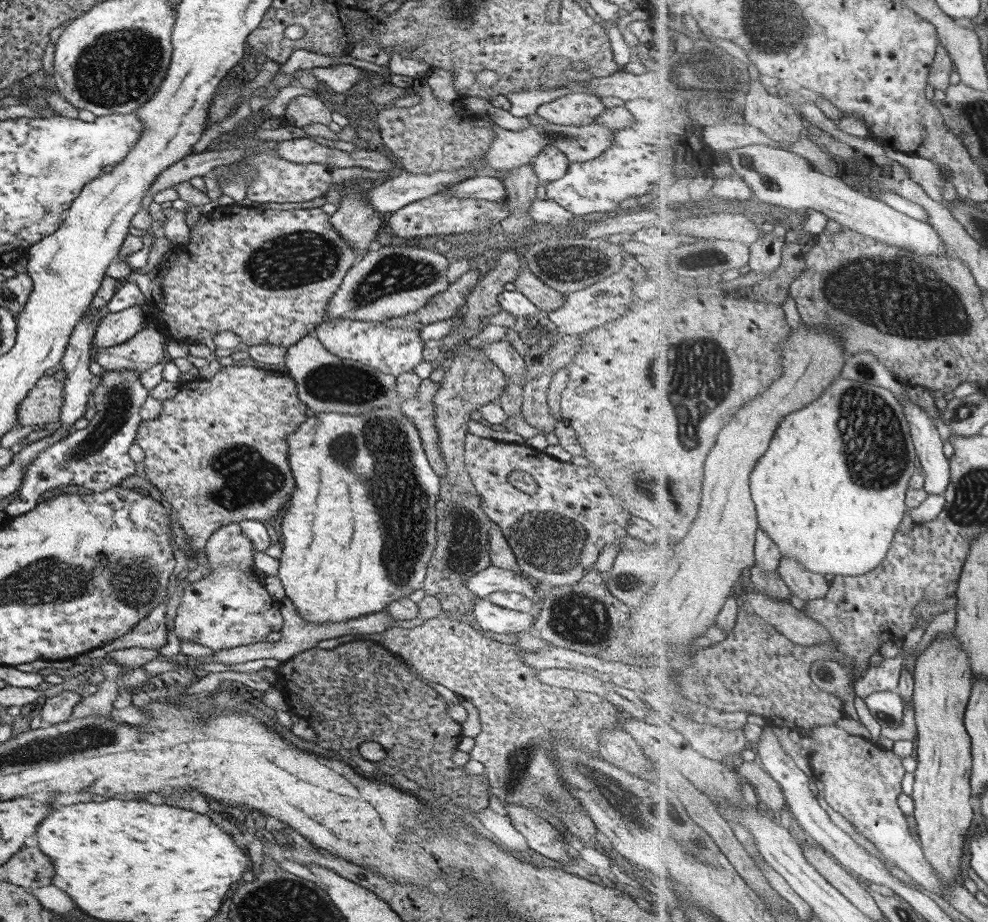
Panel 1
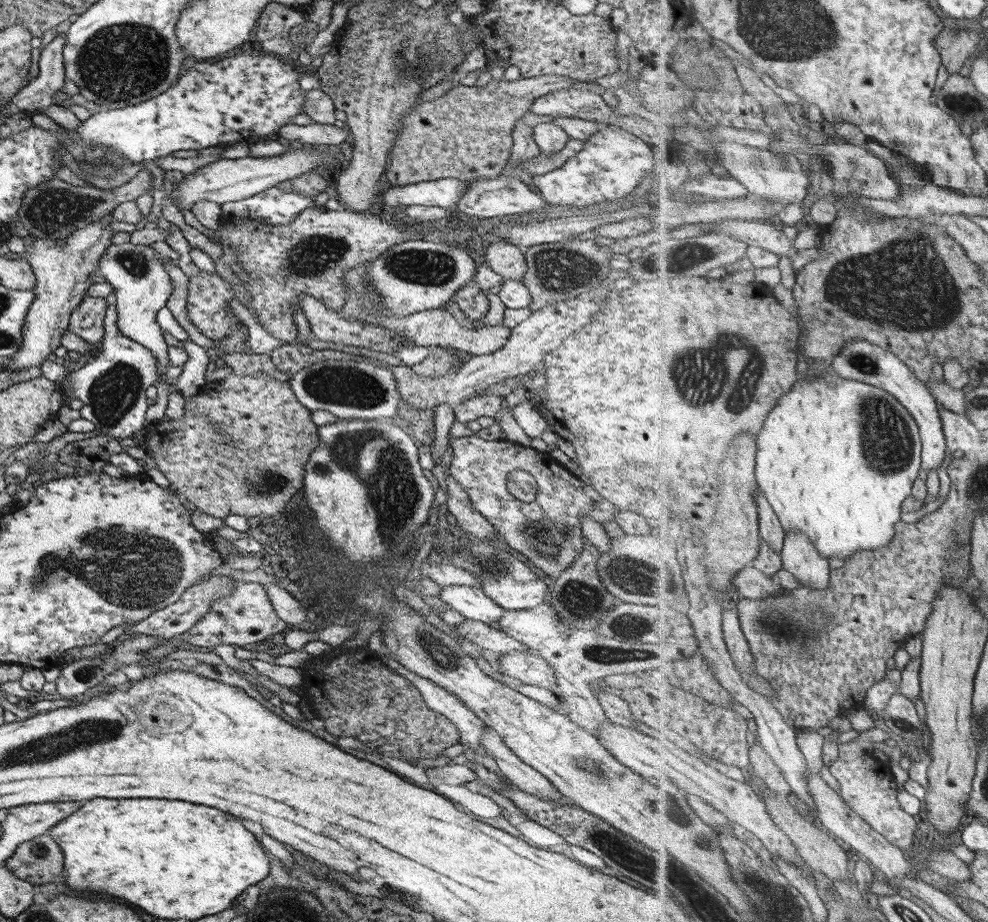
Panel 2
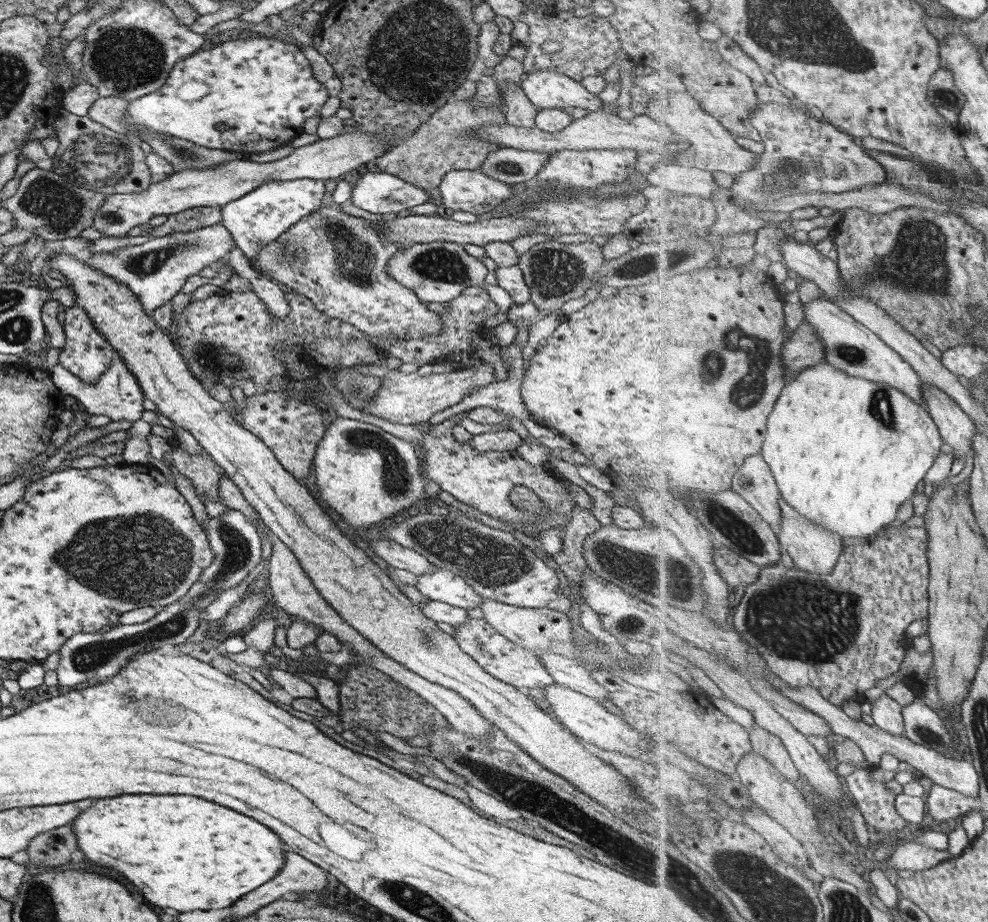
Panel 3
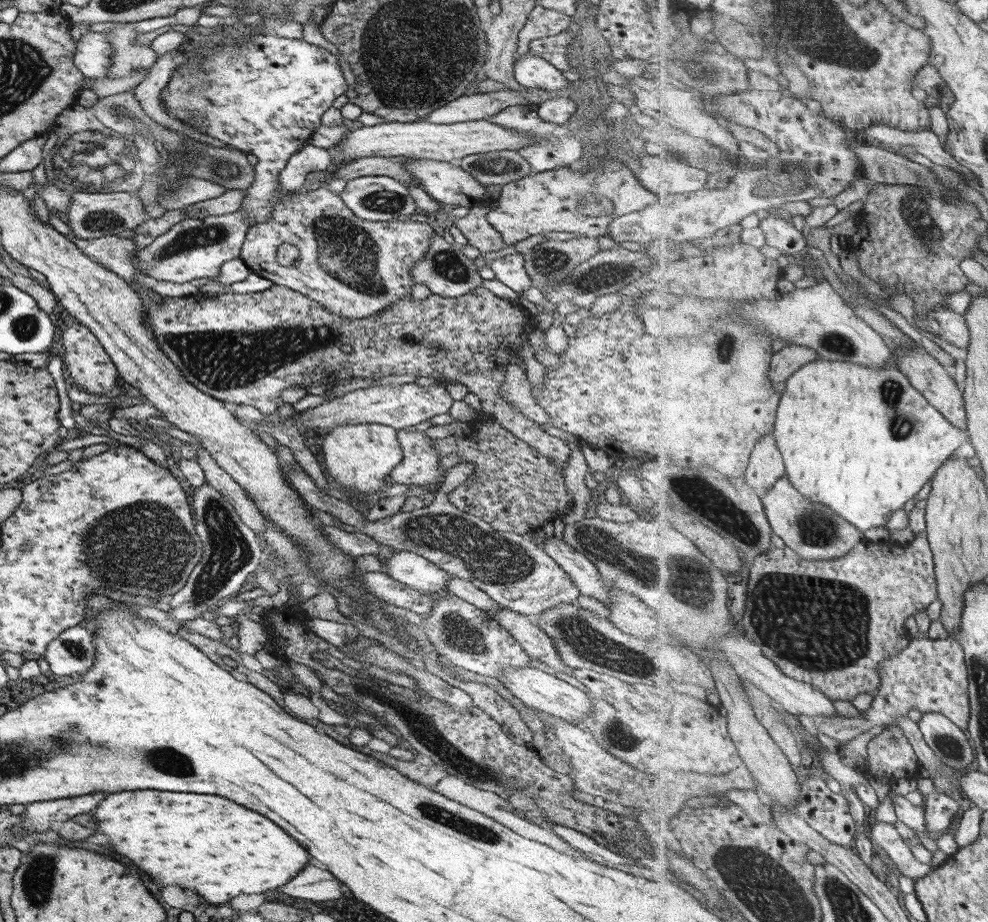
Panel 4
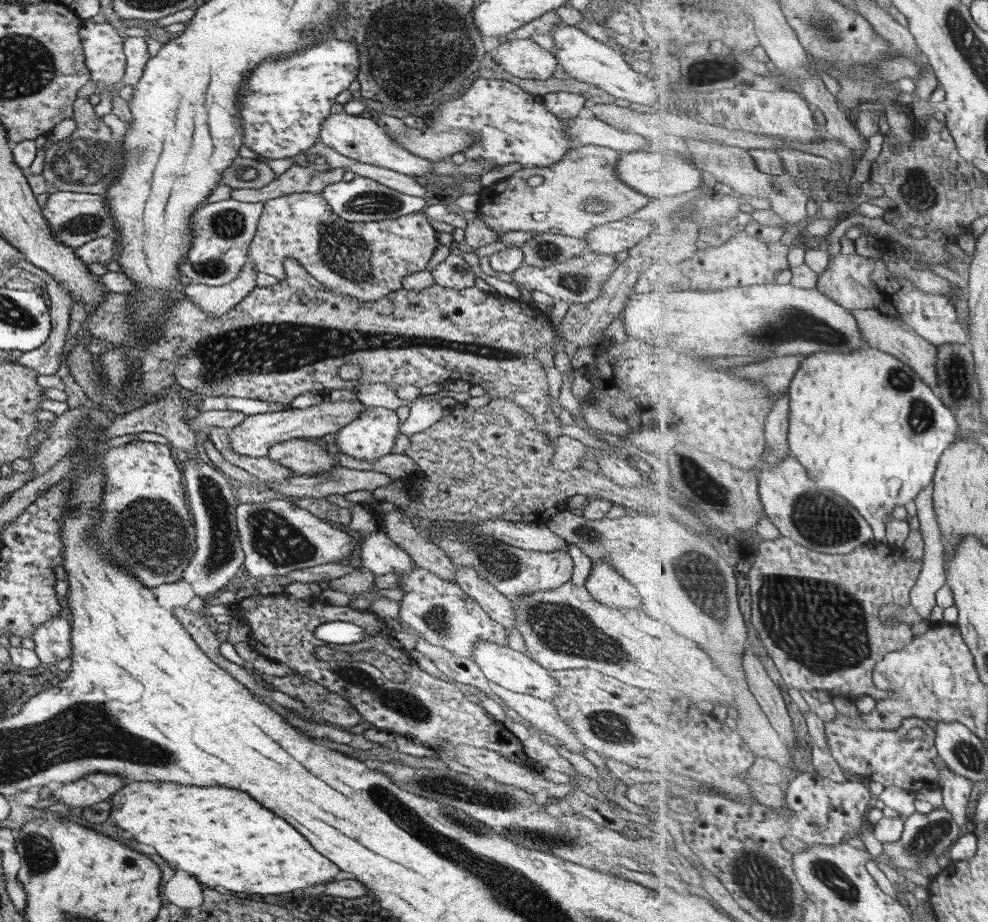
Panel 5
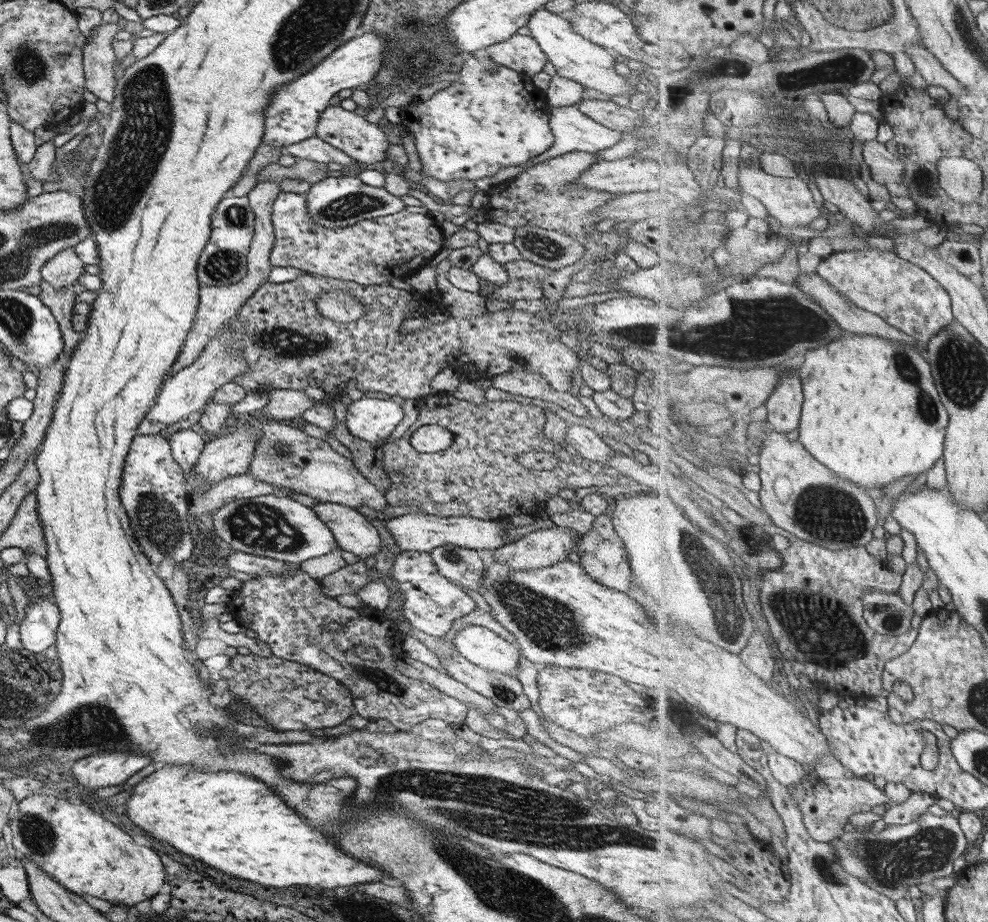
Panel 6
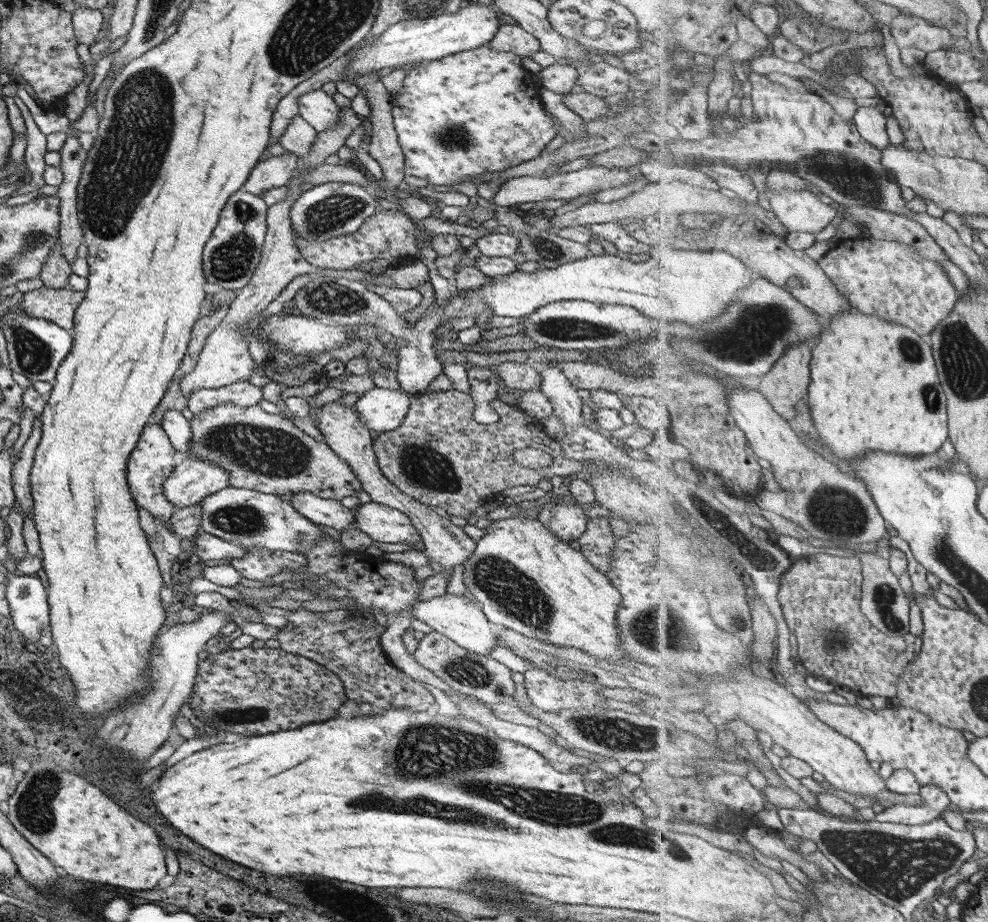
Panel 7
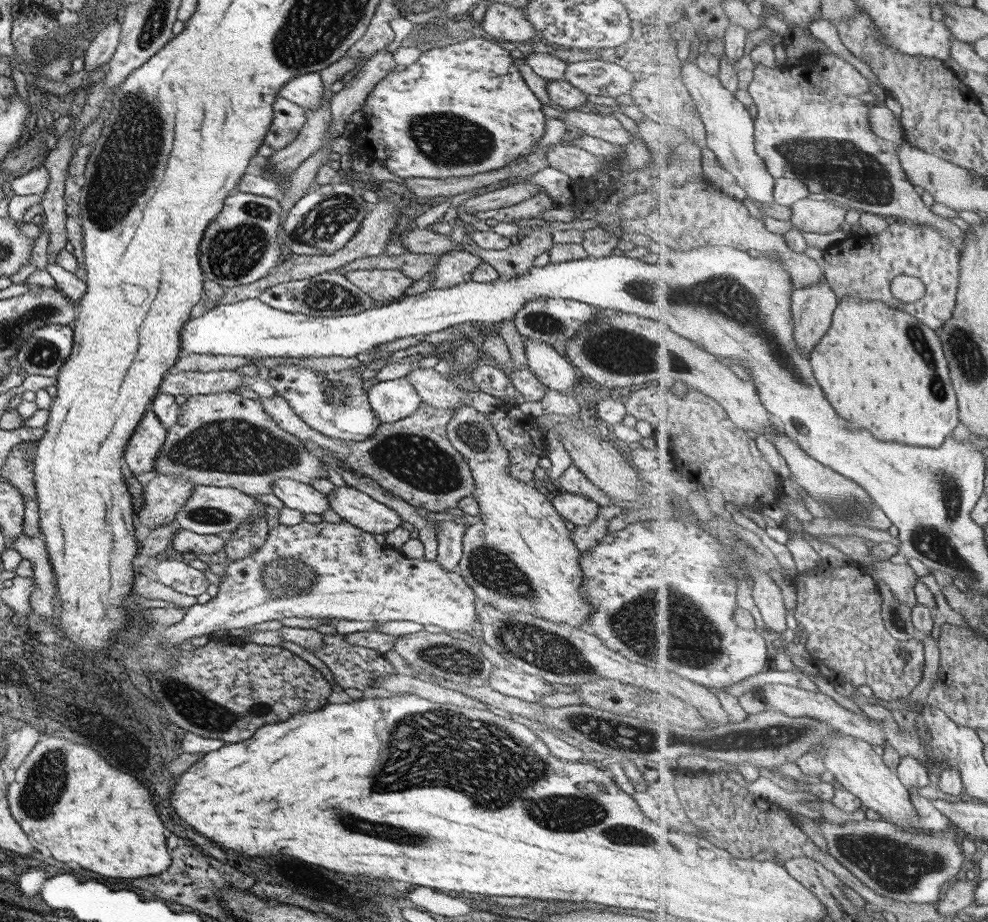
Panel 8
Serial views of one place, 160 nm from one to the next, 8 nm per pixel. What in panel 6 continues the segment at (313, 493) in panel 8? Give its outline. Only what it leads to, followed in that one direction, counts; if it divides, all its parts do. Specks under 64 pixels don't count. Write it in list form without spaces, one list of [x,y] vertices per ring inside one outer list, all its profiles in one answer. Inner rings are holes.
[[[322,502],[315,504],[312,511],[332,532],[339,548],[358,556],[363,562],[373,562],[383,544],[379,544],[378,531],[356,509]]]

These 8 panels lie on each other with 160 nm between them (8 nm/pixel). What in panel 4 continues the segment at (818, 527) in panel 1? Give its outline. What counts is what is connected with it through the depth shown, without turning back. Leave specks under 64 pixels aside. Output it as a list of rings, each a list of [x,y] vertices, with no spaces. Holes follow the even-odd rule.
[[[818,359],[807,364],[786,381],[773,434],[785,459],[787,477],[793,481],[793,484],[806,497],[817,501],[817,504],[831,508],[833,512],[845,517],[862,531],[877,528],[877,526],[887,526],[893,514],[902,510],[905,502],[909,502],[913,496],[917,496],[921,492],[921,488],[932,480],[937,469],[950,459],[951,454],[957,448],[961,448],[965,442],[971,442],[970,432],[954,425],[935,405],[932,405],[928,398],[913,386],[912,381],[900,371],[897,365],[887,364],[883,370],[871,370],[871,368],[865,368],[859,364],[825,359]]]

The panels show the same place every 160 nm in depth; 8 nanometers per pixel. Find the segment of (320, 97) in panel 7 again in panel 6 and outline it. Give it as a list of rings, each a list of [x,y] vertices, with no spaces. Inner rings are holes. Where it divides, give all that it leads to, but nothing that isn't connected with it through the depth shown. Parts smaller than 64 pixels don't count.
[[[327,105],[320,112],[316,120],[315,136],[338,148],[341,152],[350,156],[354,162],[373,164],[373,162],[387,160],[383,152],[385,152],[385,148],[389,143],[385,140],[385,134],[381,129],[377,125],[365,121],[364,117],[353,113],[353,111],[341,109],[339,105]]]

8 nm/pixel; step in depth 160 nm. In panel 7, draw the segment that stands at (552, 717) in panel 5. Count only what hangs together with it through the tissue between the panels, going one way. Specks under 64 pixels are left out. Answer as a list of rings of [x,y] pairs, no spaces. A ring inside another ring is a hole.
[[[431,631],[424,634],[417,641],[412,657],[437,675],[437,678],[448,684],[450,688],[454,688],[462,694],[473,695],[487,704],[513,703],[515,686],[509,675],[510,670],[503,663],[499,663],[487,655],[483,656],[465,650],[438,632]]]

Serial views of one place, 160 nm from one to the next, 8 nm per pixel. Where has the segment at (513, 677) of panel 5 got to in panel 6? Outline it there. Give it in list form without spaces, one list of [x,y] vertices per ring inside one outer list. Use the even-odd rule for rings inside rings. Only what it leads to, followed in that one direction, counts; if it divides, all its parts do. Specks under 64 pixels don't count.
[[[467,625],[453,639],[456,651],[469,662],[486,671],[510,674],[515,677],[519,649],[500,635],[479,625]]]

